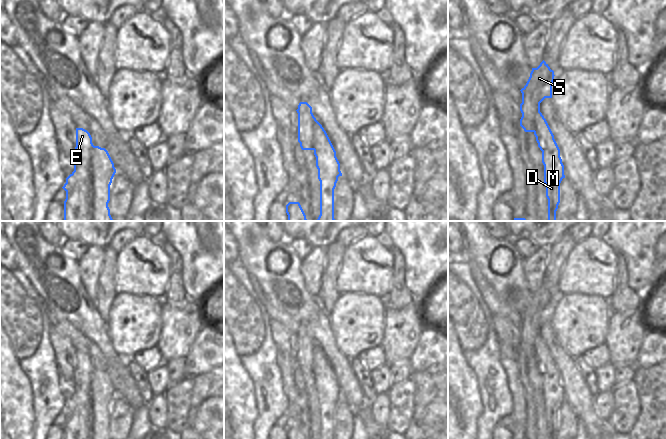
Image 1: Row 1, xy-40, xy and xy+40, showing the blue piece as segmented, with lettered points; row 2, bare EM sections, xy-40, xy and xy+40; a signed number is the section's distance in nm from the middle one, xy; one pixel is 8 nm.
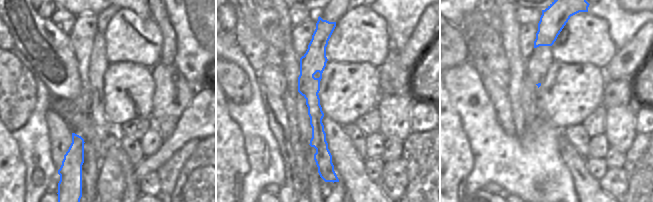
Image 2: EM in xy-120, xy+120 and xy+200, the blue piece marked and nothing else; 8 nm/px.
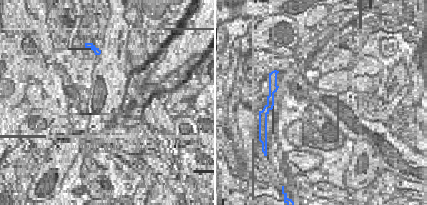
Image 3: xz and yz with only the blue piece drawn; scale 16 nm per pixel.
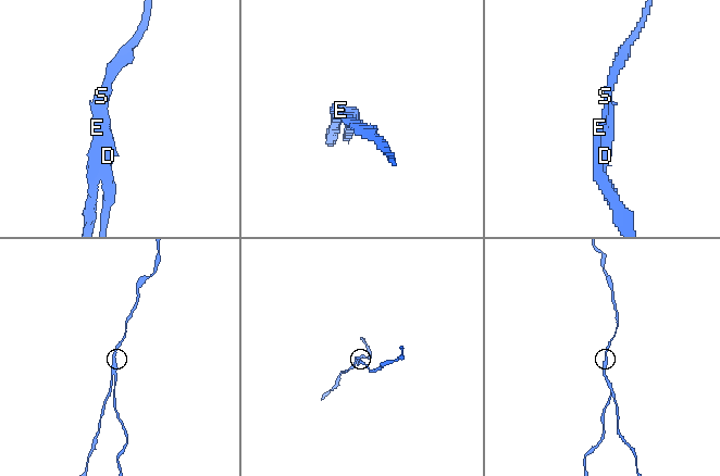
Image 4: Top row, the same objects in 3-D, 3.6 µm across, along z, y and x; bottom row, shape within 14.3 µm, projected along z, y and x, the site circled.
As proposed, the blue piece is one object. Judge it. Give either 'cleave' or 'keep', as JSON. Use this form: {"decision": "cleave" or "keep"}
{"decision": "cleave"}

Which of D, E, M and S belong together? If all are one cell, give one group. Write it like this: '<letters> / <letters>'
D M / E S

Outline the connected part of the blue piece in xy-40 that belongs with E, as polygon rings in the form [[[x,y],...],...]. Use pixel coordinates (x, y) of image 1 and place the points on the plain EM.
[[[76,352],[74,395],[62,411],[66,415],[64,439],[92,439],[92,377],[90,357]]]

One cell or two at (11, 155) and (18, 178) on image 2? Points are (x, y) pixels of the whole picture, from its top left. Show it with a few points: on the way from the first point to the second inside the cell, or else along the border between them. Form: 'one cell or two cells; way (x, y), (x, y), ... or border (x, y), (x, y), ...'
one cell; way (11, 161), (12, 172)

